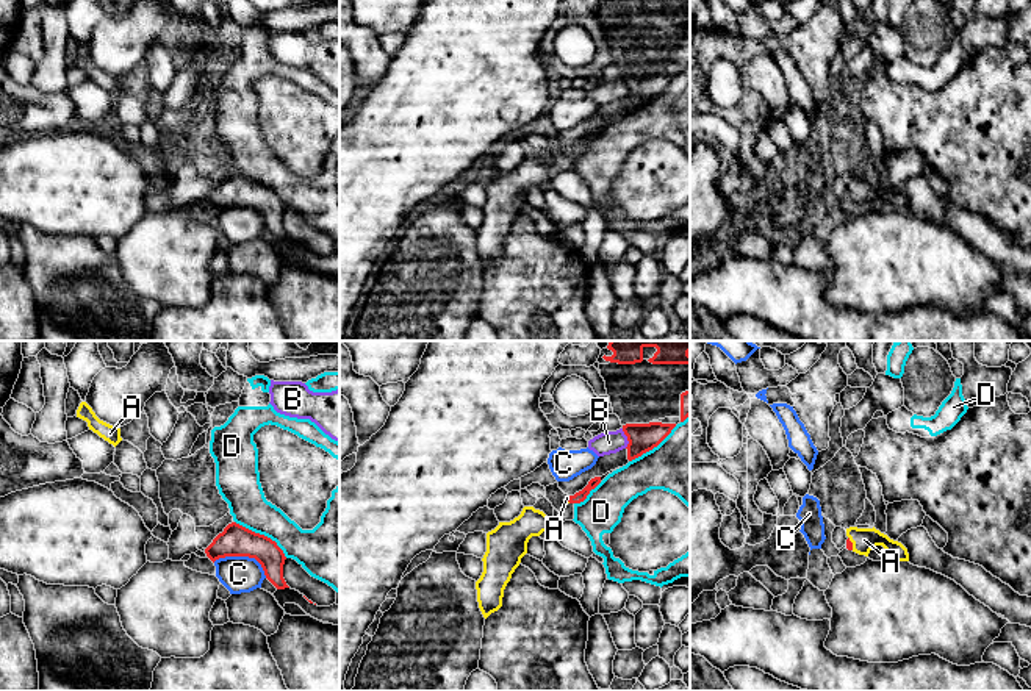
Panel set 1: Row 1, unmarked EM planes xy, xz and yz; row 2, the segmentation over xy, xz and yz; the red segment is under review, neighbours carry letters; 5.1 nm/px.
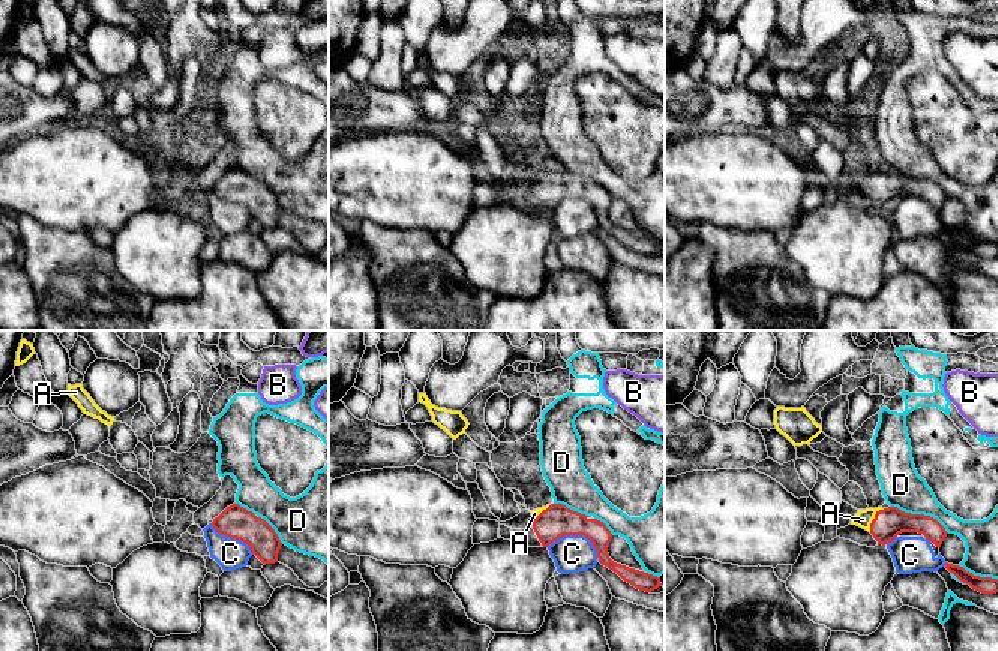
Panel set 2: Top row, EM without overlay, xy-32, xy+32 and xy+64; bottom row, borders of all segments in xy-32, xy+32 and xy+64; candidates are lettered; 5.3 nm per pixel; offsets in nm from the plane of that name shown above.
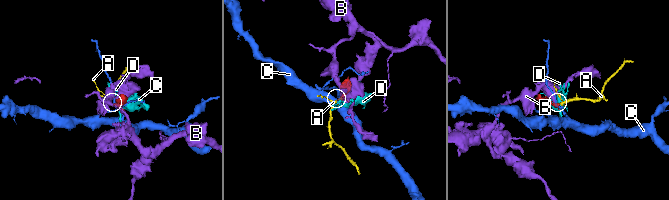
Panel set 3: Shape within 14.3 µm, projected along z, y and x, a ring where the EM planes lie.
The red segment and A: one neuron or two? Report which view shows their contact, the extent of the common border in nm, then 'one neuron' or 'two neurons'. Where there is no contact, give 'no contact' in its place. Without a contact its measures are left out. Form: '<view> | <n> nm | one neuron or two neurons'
yz | 80 nm | one neuron

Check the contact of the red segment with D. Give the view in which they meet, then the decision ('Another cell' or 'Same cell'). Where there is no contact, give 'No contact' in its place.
Touches red in xy. Another cell

